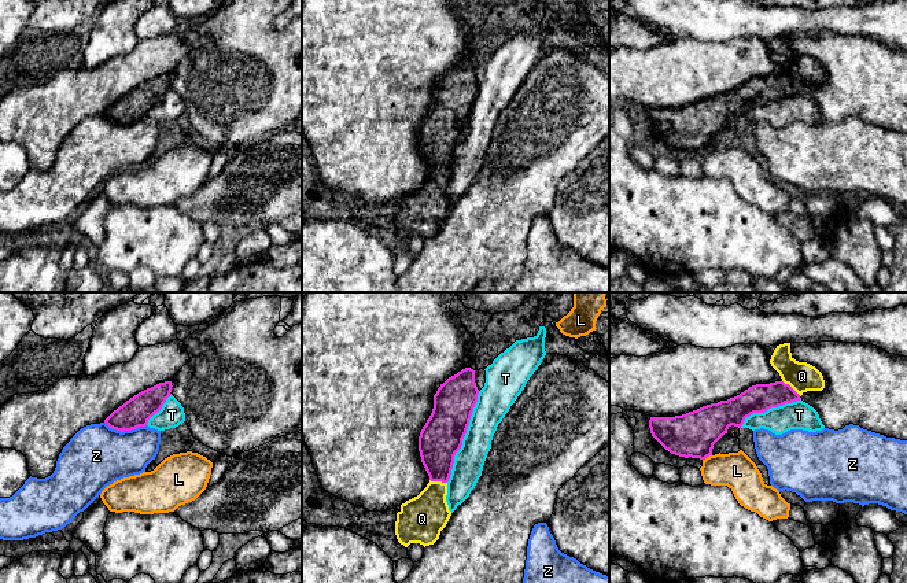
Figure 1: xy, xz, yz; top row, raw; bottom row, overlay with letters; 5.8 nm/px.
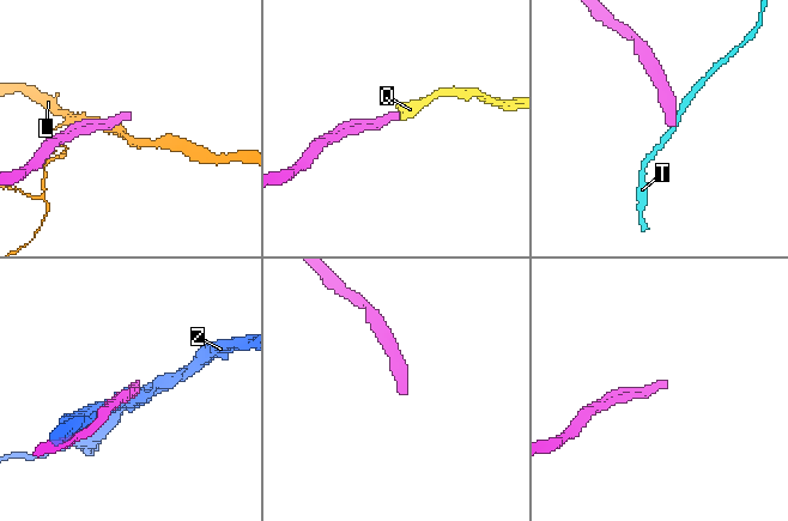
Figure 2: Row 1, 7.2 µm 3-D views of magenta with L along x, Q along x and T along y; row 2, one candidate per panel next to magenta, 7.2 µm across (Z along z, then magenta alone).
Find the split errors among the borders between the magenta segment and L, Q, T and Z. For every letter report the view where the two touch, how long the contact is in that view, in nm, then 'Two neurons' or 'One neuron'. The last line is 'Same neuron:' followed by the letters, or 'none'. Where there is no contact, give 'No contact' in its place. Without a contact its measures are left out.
L: Touches magenta in yz. Shared border 70 nm. Two neurons
Q: Touches magenta in yz. Shared border 140 nm. One neuron
T: Touches magenta in xz. Shared border 550 nm. Two neurons
Z: Touches magenta in xy. Shared border 240 nm. Two neurons
Same neuron: Q

